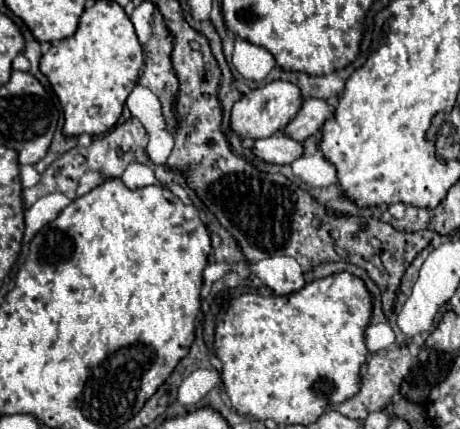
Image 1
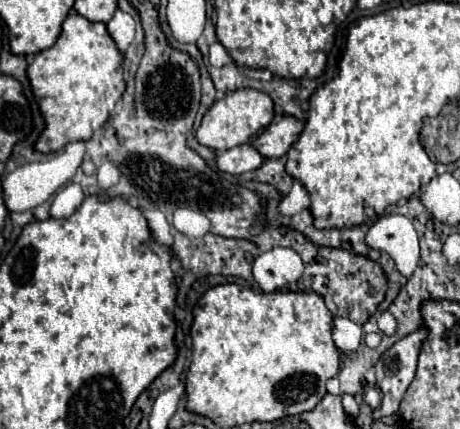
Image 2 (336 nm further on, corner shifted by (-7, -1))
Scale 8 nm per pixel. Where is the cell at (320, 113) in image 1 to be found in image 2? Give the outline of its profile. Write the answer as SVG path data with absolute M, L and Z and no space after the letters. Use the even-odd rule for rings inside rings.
M285 115L281 119L277 119L275 123L271 123L261 135L257 135L253 139L253 145L267 159L283 157L289 151L291 143L301 135L303 127L305 127L305 123L301 119Z

